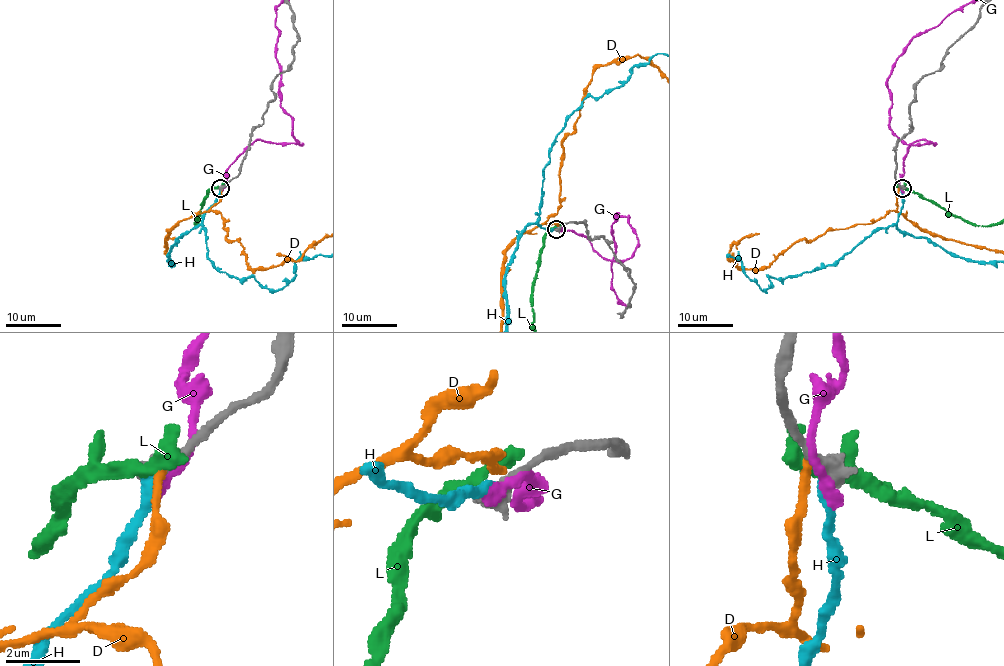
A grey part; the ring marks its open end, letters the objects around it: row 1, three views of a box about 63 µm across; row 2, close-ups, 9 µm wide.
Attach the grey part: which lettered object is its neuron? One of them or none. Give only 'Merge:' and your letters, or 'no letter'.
Merge: H

